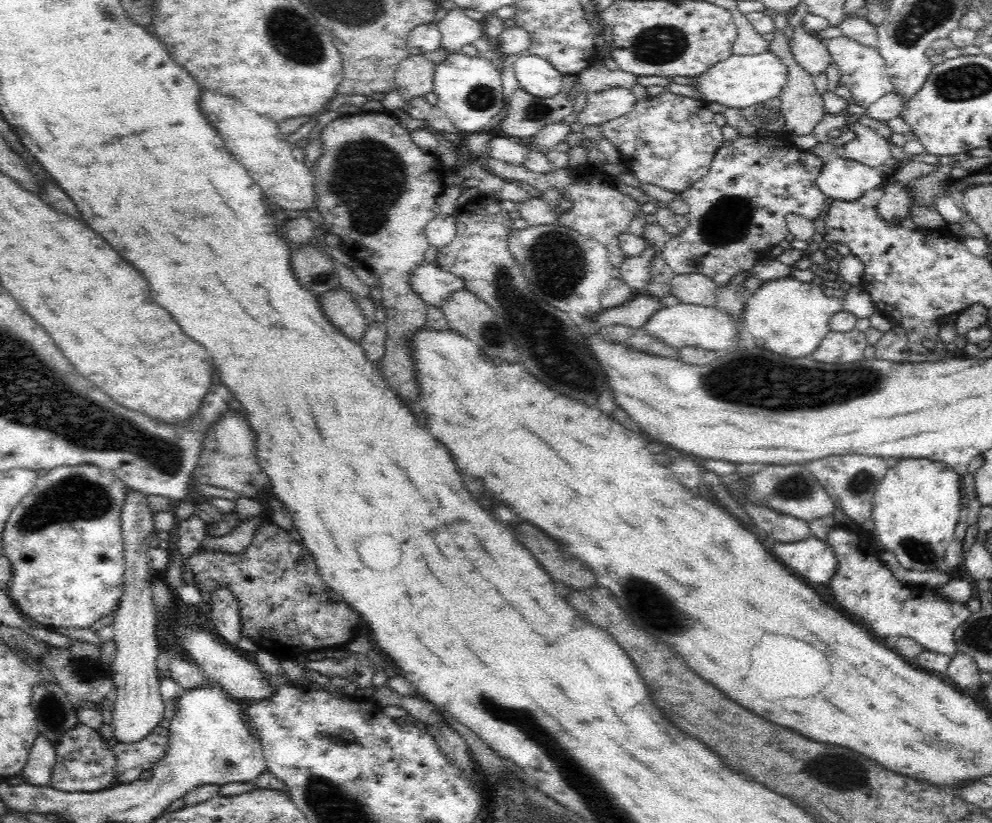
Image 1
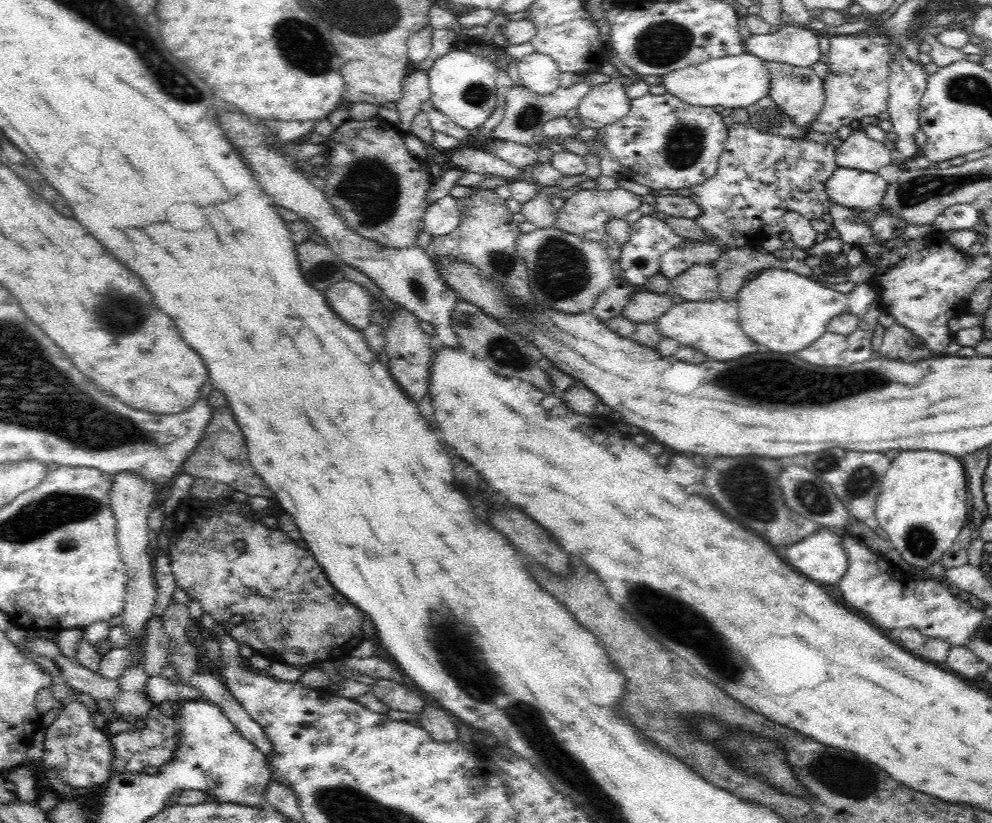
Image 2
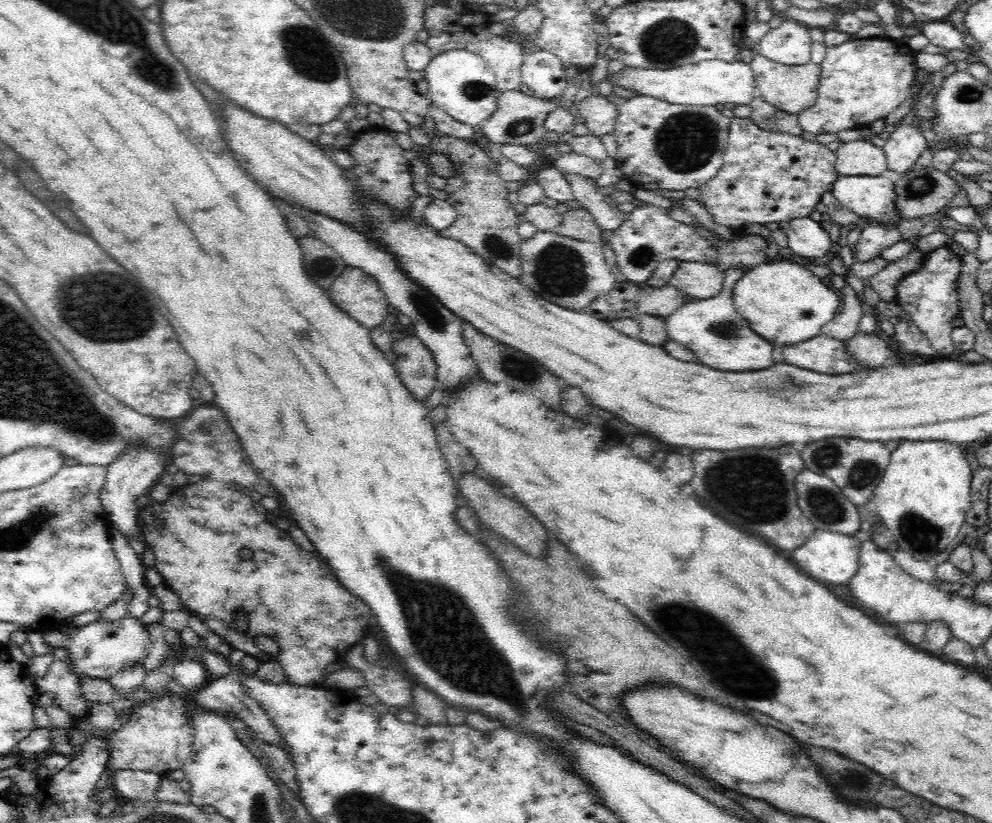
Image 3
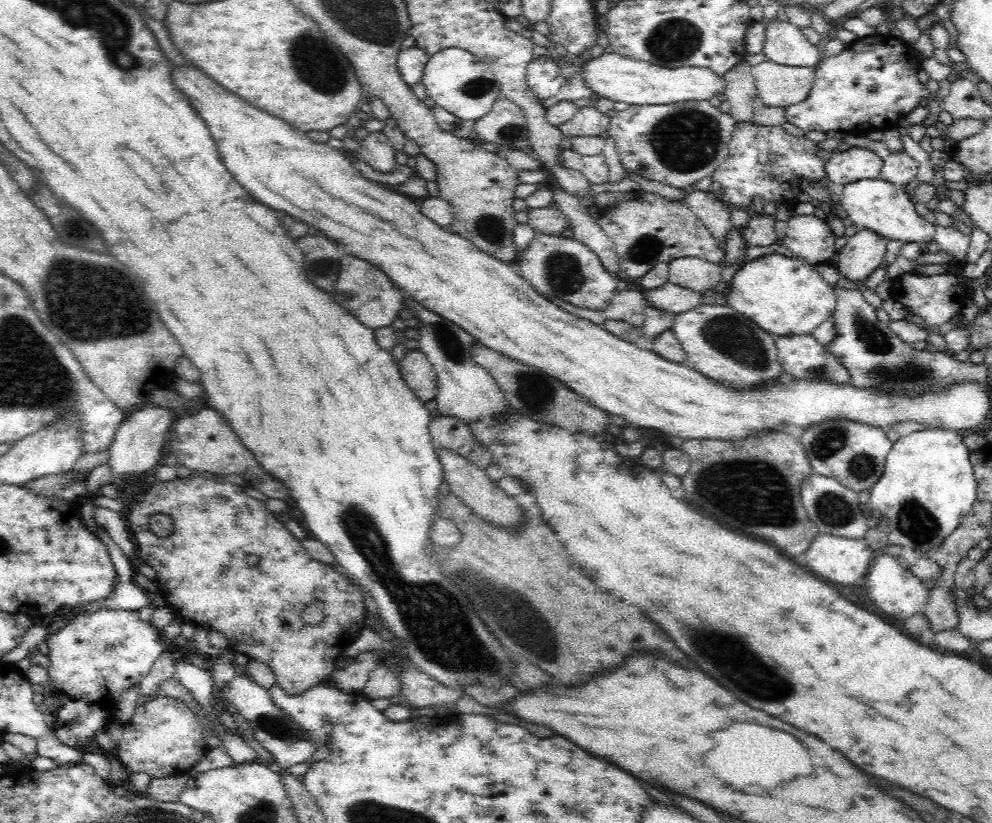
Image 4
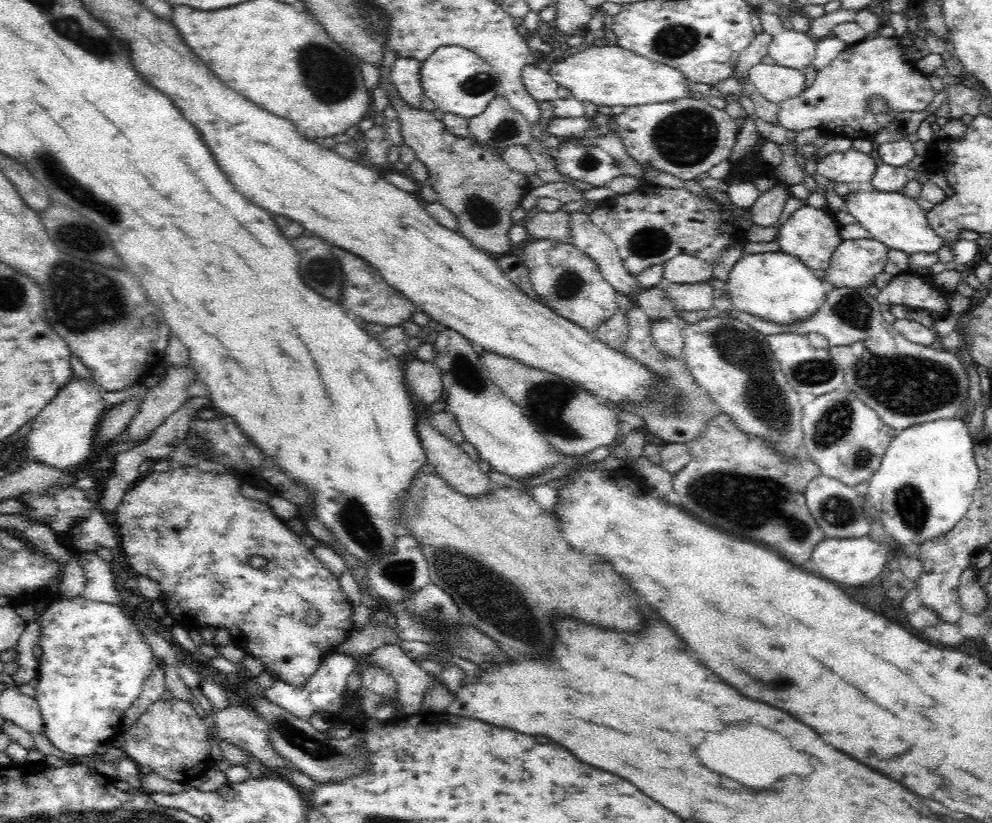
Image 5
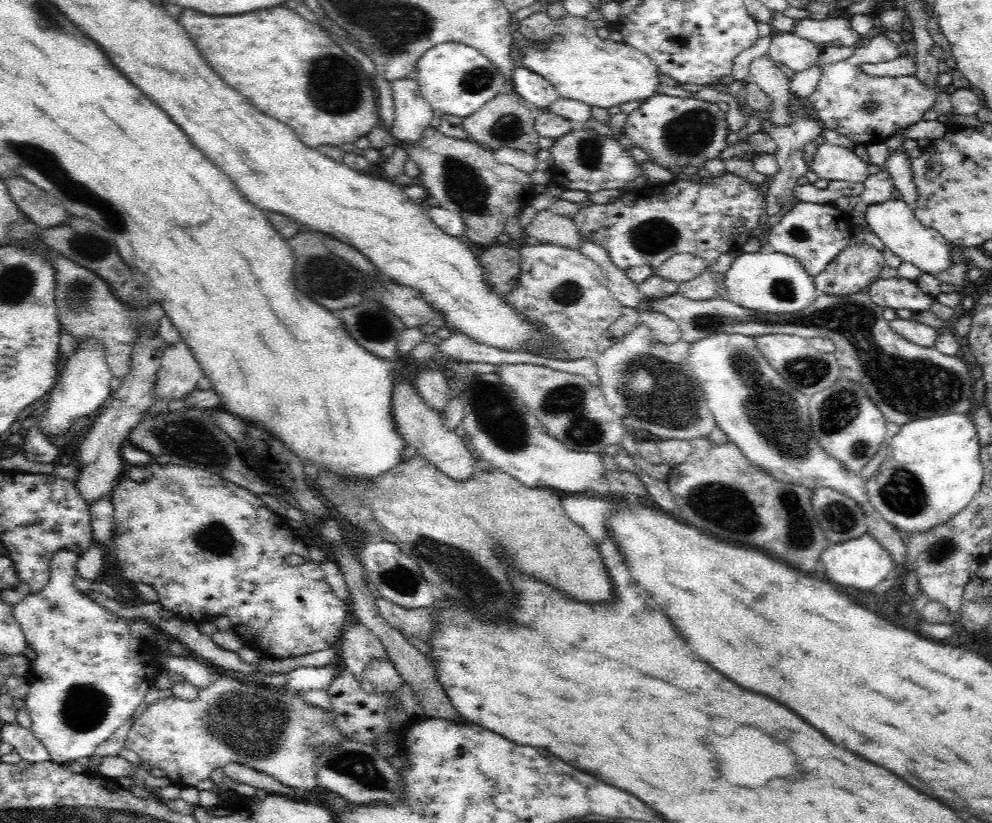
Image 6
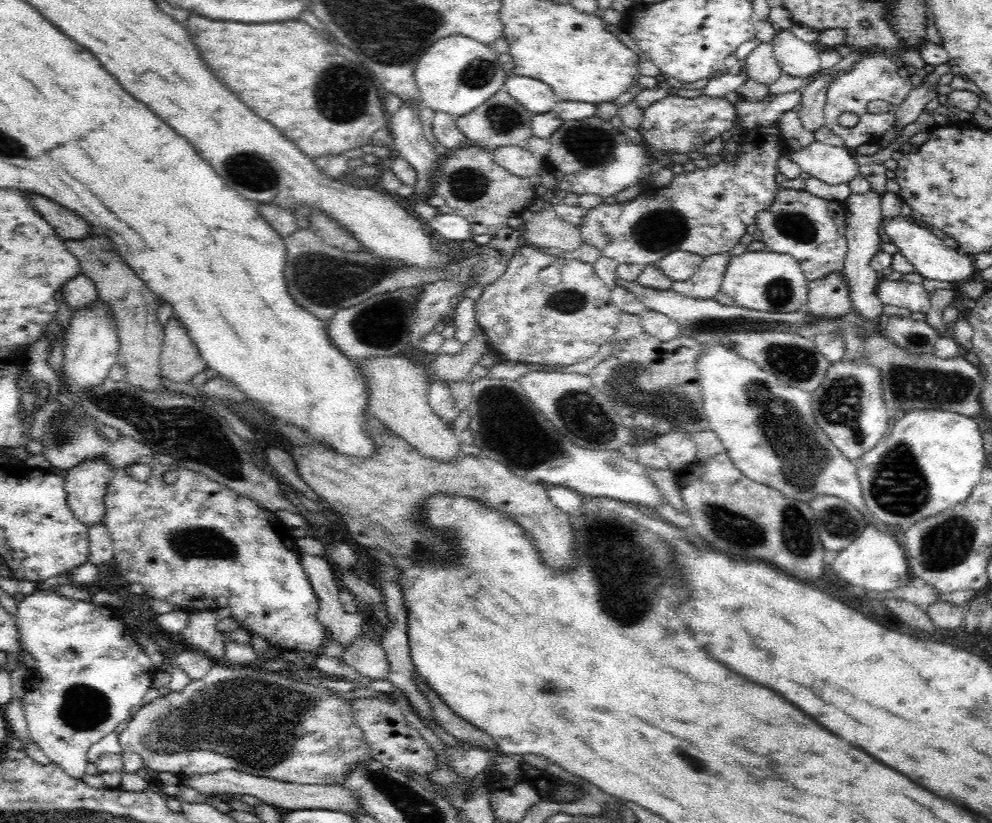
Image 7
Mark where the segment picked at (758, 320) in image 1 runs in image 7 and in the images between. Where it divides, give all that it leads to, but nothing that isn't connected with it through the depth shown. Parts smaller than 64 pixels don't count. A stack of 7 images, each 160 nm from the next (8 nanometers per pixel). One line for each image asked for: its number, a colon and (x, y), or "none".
2: (779, 309)
3: (785, 303)
4: (784, 296)
5: (777, 287)
6: (775, 283)
7: (768, 281)

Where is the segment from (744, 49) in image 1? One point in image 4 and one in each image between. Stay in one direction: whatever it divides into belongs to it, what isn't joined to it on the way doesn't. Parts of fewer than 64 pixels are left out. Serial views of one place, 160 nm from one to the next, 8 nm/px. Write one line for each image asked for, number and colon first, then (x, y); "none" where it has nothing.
2: (796, 45)
3: (790, 43)
4: (785, 43)

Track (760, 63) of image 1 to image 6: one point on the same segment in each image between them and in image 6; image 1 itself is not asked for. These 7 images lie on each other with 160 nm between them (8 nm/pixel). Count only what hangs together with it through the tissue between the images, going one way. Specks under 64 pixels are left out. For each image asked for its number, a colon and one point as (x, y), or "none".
2: (735, 82)
3: (708, 83)
4: (622, 79)
5: (609, 76)
6: (603, 73)

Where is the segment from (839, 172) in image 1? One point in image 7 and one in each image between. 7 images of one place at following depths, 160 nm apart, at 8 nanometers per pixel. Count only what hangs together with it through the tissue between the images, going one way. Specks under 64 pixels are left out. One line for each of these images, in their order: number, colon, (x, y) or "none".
2: (858, 189)
3: (873, 197)
4: (876, 204)
5: (895, 219)
6: (894, 222)
7: (932, 259)

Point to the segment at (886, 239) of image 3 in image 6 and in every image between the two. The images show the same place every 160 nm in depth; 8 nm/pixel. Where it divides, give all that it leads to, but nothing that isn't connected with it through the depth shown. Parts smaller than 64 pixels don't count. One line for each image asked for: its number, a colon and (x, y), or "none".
4: (864, 252)
5: (856, 262)
6: (852, 271)

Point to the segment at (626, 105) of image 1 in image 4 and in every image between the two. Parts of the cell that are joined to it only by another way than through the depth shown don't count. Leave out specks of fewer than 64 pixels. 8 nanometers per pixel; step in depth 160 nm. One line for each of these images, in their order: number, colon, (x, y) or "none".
2: (606, 103)
3: (599, 115)
4: (589, 121)

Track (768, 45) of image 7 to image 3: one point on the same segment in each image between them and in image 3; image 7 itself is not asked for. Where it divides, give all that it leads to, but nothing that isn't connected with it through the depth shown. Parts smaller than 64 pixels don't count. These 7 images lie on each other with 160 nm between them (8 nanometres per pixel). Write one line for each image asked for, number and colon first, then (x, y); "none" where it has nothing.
3: (791, 88)
4: (782, 86)
5: (774, 82)
6: (763, 71)

